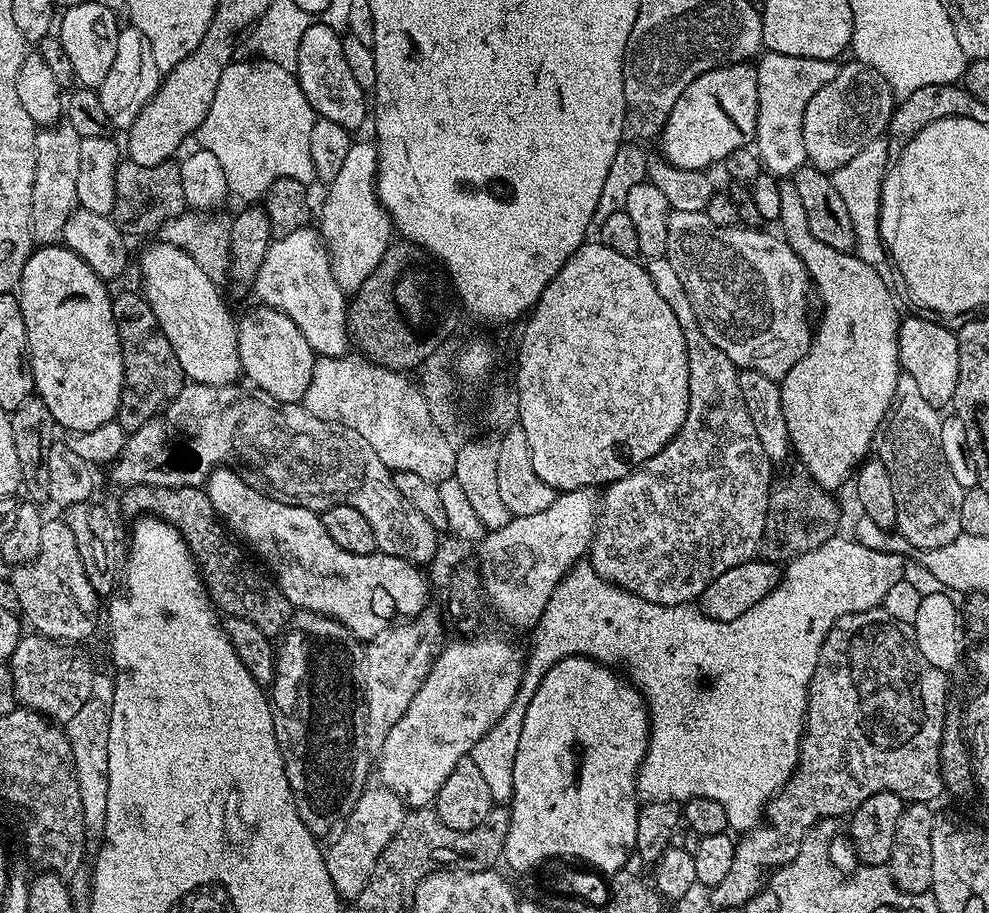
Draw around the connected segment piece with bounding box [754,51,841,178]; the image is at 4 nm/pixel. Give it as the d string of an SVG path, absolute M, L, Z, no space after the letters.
M765 51L759 60L760 64L755 65L758 78L758 122L754 151L760 157L761 165L771 175L790 178L806 164L800 142L804 108L810 98L814 98L814 94L826 86L826 82L834 79L841 65L836 60L802 58L770 51Z

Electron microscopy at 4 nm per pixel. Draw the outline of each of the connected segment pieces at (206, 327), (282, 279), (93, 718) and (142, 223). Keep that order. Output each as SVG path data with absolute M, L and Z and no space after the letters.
M167 242L152 244L140 256L140 276L144 279L142 295L147 300L150 310L154 310L154 318L158 318L158 326L162 326L162 334L166 334L170 346L174 346L174 355L182 366L185 377L194 384L210 386L235 385L241 379L240 351L238 350L237 317L232 317L224 300L220 297L218 284L206 276L206 273L190 254L176 245Z
M315 227L299 228L294 234L273 239L256 275L255 292L261 305L276 308L292 319L317 357L343 356L349 351L350 300L334 278L327 243Z
M93 675L90 694L74 718L66 725L68 741L71 744L75 777L78 778L82 801L82 816L85 835L96 839L103 833L106 814L106 796L109 793L109 732L110 714L113 713L113 686L115 681L108 675Z
M124 158L121 164L124 168L120 165L116 168L116 197L111 218L125 237L159 233L174 217L186 211L179 163L169 162L147 168Z

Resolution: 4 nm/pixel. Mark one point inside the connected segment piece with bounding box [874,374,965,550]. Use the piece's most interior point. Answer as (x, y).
(928, 500)

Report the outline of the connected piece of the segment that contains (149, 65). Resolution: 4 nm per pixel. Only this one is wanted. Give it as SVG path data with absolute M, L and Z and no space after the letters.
M131 26L121 27L118 34L118 54L114 54L114 66L110 66L110 74L106 74L98 89L102 107L106 110L106 118L110 118L112 128L131 128L134 118L138 118L141 110L152 101L152 96L161 83L162 74L158 66L154 66L154 54L150 54L150 42L146 42L142 30Z

